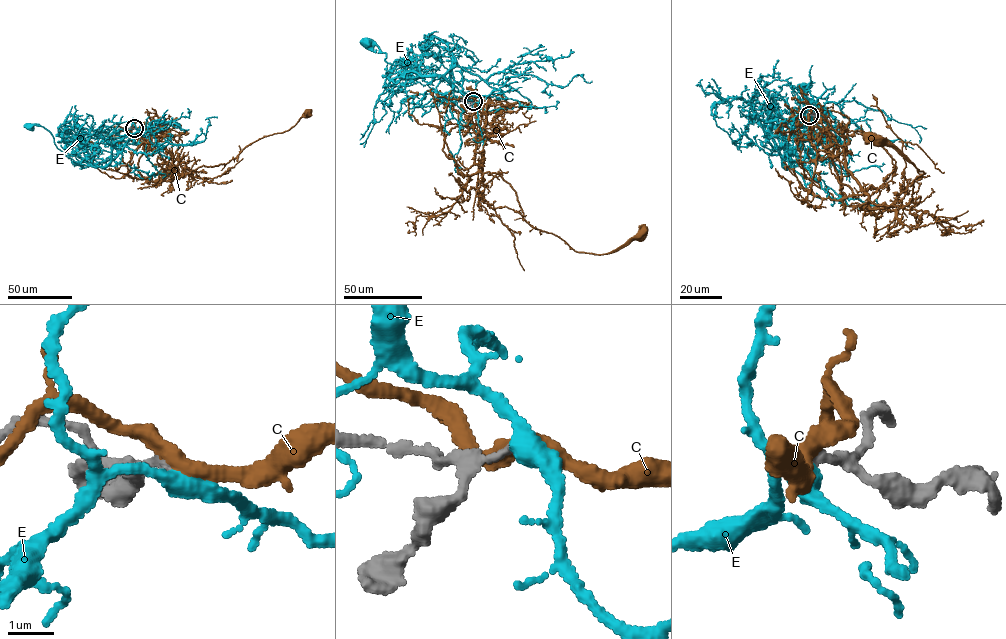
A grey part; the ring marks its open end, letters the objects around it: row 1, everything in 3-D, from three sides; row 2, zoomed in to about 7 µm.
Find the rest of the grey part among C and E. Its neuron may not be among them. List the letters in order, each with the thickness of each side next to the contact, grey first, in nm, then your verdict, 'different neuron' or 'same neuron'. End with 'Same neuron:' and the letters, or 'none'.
C: calibres 190 and 360 nm; different neuron
E: calibres 170 and 400 nm; different neuron
Same neuron: none

